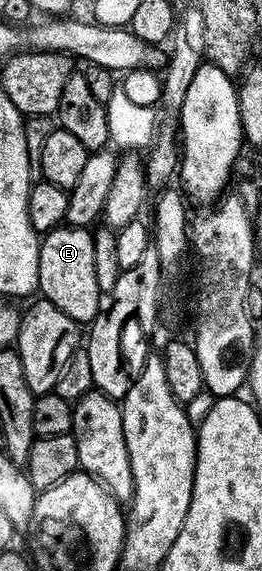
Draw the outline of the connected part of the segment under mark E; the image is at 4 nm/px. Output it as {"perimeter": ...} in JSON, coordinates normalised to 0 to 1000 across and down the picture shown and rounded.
{"perimeter":[[[256,394],[210,398],[153,420],[149,515],[221,534],[252,555],[309,569],[347,567],[389,541],[389,511],[363,478],[359,429],[355,406],[340,399]]]}

